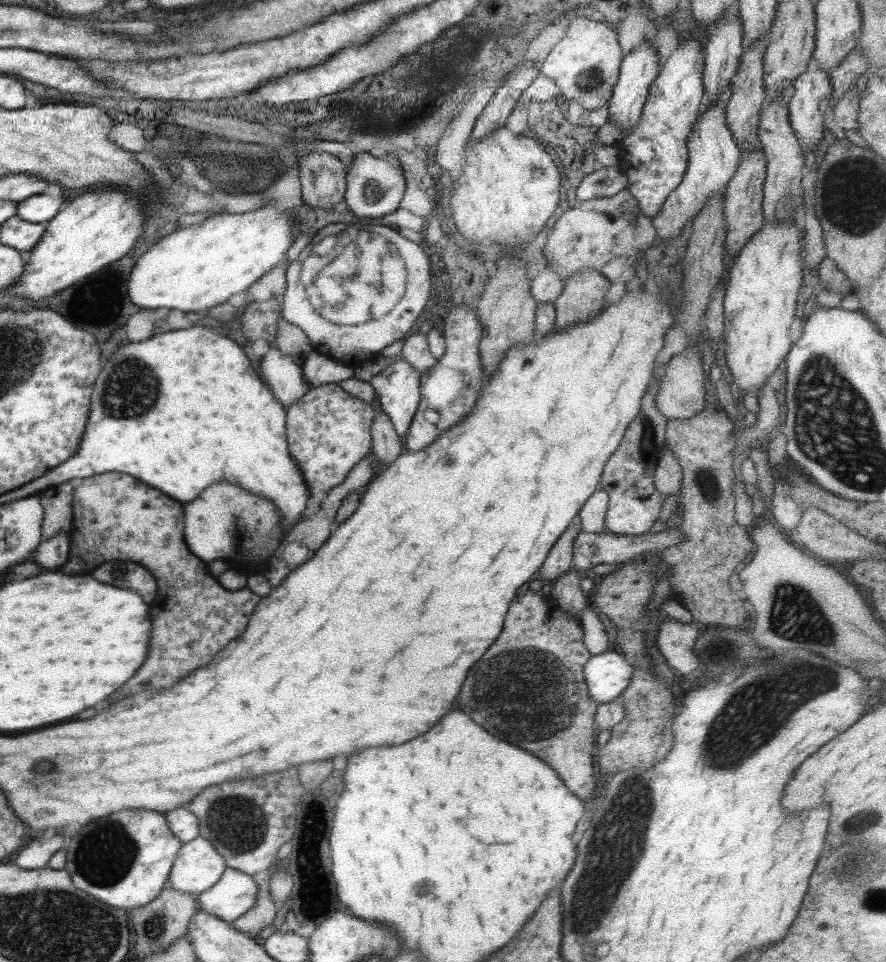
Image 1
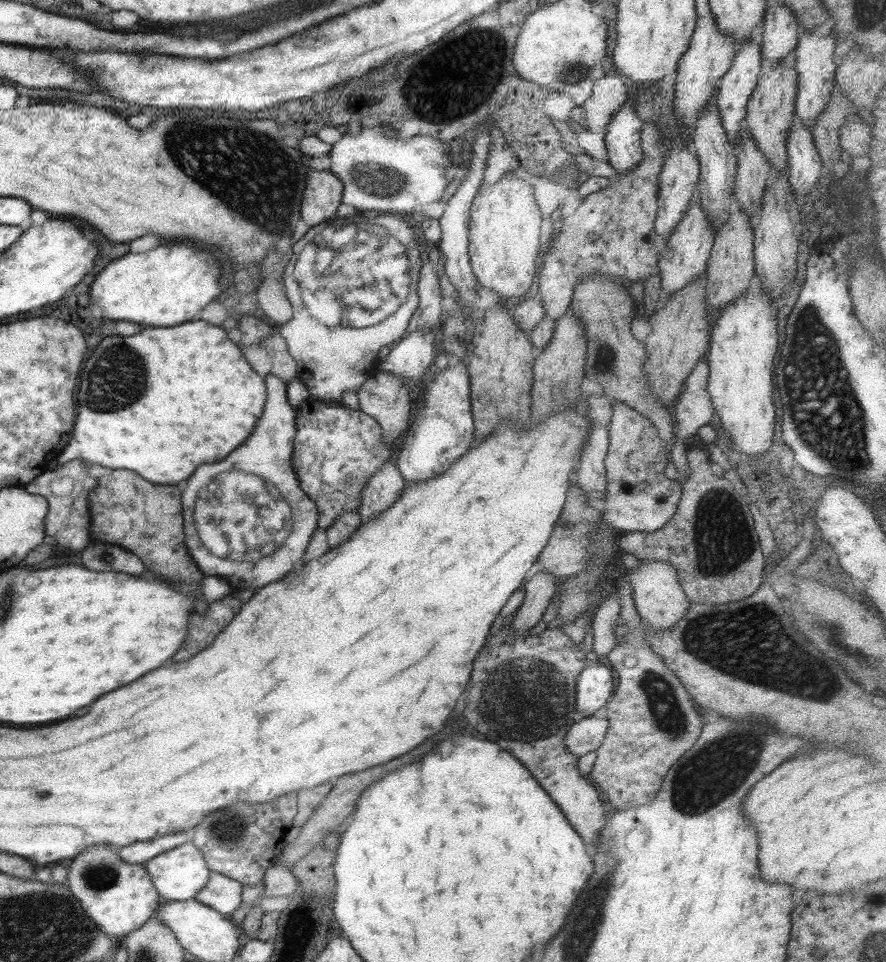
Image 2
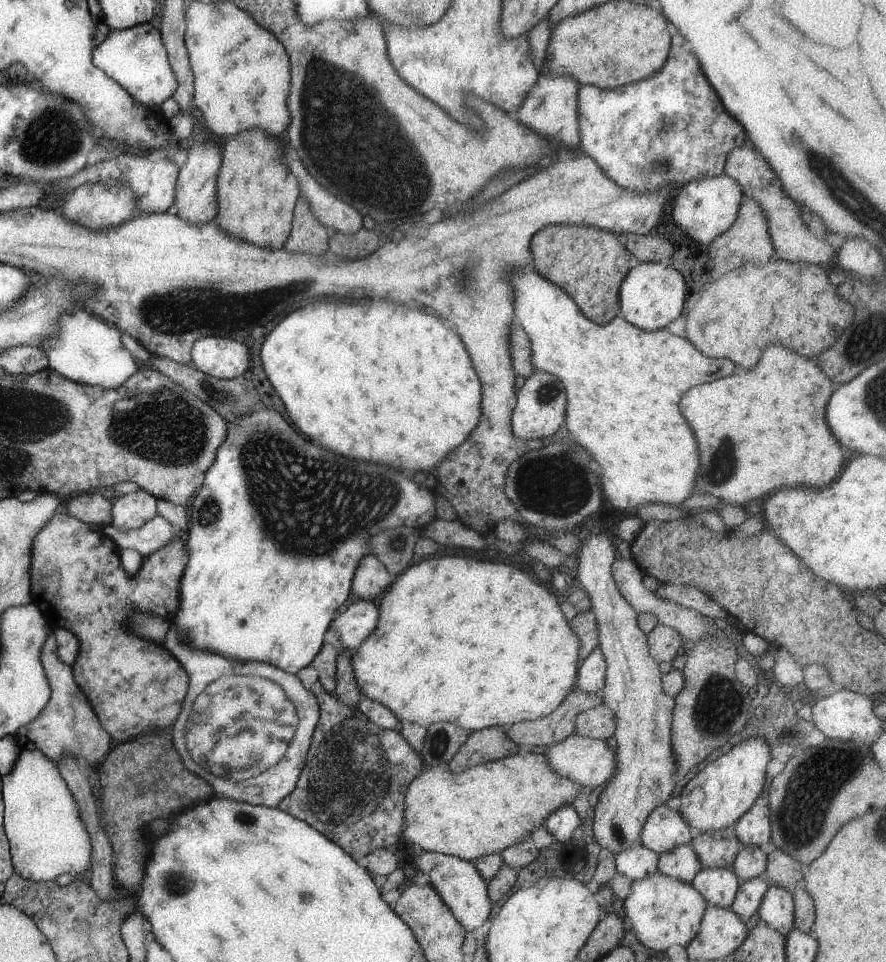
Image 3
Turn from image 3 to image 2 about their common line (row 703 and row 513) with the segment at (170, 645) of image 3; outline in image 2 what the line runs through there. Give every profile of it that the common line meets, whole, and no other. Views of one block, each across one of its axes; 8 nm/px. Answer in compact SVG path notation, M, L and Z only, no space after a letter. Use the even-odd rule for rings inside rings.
M269 373L264 378L264 385L267 392L265 408L249 440L237 446L237 450L221 462L197 466L197 470L193 470L180 486L182 531L189 556L204 576L231 581L234 592L256 589L285 577L295 562L303 562L305 548L317 528L317 508L299 488L297 476L291 468L296 433L295 410L288 404L285 381Z

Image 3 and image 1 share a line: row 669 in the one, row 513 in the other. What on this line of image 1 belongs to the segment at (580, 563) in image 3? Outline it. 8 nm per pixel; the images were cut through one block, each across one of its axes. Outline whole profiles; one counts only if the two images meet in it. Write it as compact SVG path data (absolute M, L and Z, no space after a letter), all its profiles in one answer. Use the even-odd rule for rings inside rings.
M639 414L627 424L617 448L603 464L598 488L608 494L604 516L606 530L619 535L647 533L661 510L661 494L653 486L658 449L653 441L652 426L645 414Z

